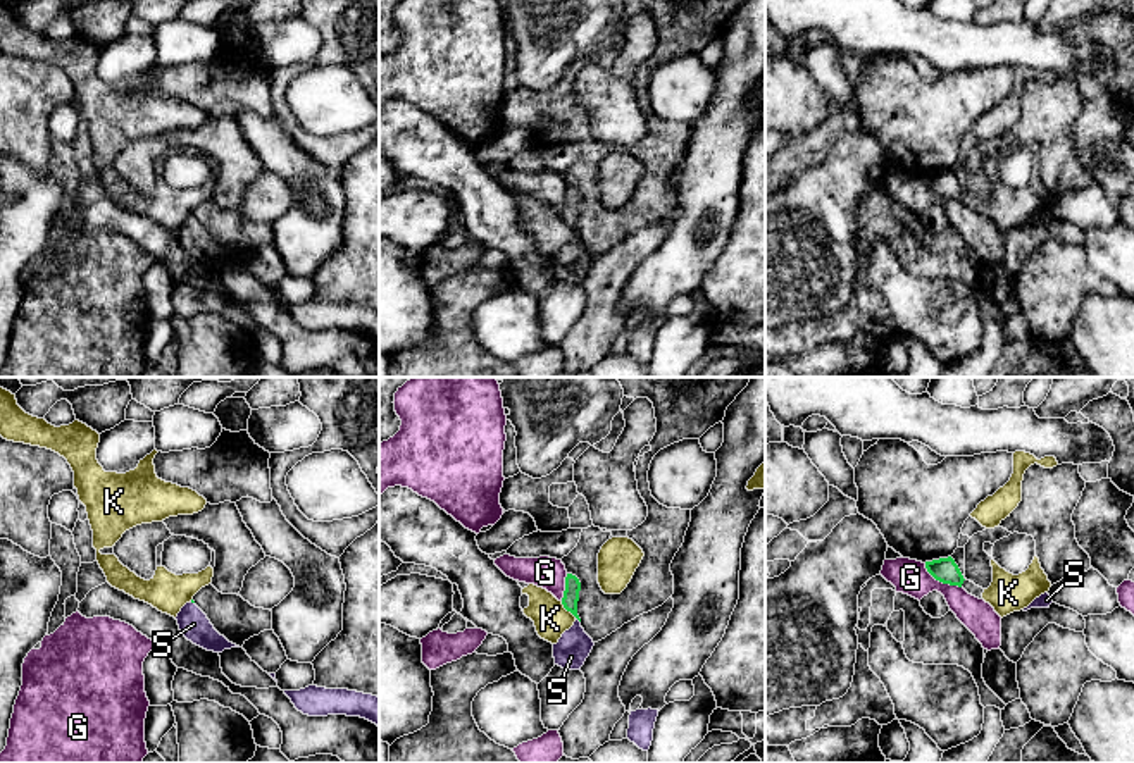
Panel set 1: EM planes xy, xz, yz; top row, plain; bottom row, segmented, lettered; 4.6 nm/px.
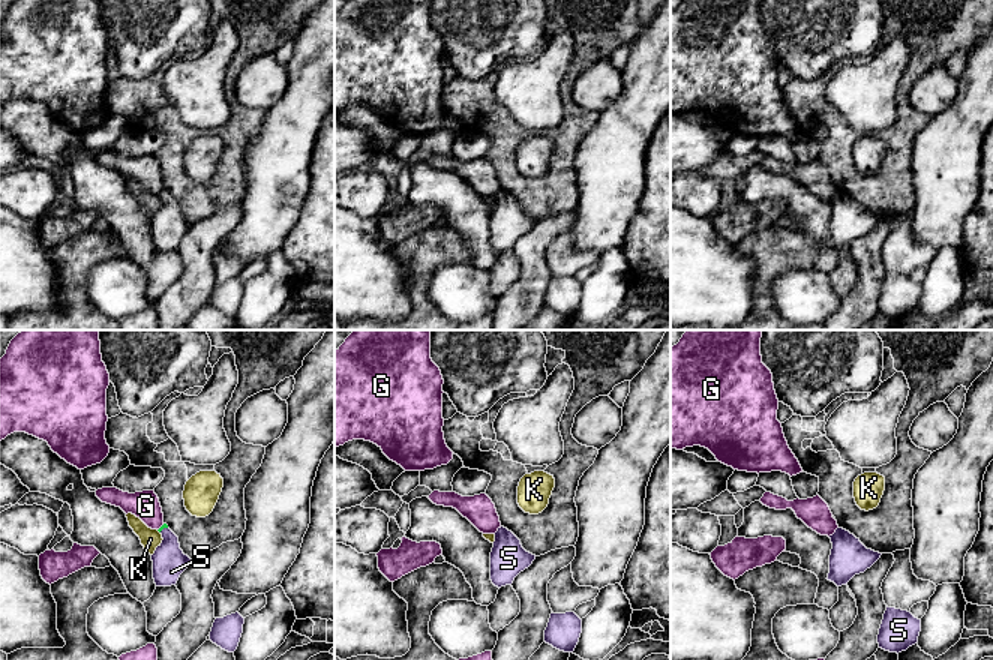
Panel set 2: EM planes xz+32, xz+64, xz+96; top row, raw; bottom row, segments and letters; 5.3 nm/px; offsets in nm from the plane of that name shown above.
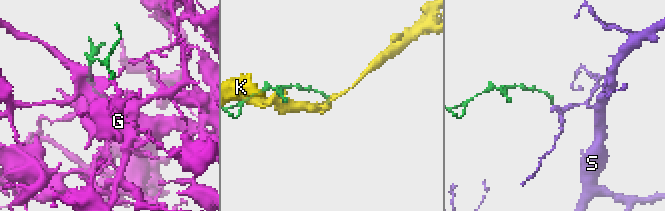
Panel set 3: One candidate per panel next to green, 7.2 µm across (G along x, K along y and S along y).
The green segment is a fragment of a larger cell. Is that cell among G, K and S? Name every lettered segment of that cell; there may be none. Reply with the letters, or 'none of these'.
S

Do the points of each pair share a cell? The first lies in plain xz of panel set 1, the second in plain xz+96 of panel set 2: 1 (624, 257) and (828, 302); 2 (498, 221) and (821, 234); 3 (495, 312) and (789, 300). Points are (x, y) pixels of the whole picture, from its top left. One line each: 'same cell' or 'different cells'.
1: different cells
2: same cell
3: same cell

